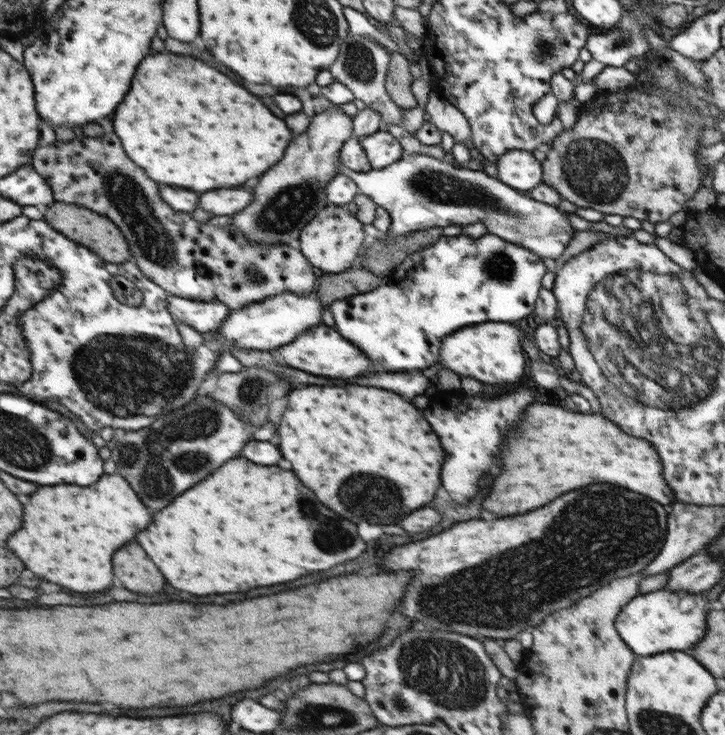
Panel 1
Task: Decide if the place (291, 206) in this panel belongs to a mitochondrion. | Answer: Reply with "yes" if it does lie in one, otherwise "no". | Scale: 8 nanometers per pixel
yes

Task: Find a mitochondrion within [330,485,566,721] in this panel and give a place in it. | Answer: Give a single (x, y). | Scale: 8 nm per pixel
(450, 674)

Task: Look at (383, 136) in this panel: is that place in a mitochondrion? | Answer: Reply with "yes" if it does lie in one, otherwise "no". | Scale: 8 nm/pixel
no

